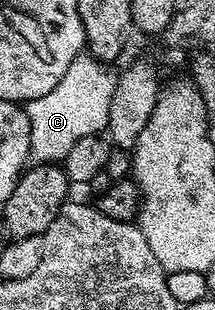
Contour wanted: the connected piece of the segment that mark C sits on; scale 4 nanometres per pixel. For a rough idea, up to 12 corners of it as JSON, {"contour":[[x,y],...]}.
{"contour":[[81,54],[27,101],[30,157],[62,162],[108,127],[117,73]]}

